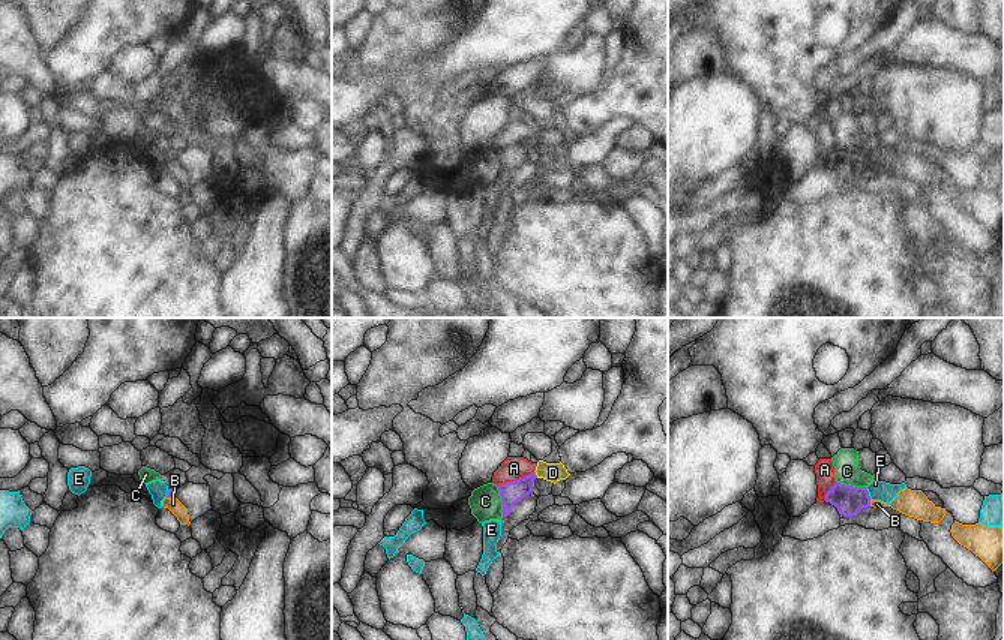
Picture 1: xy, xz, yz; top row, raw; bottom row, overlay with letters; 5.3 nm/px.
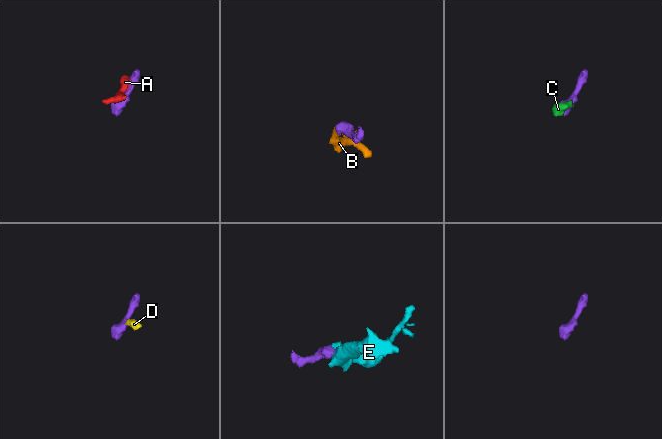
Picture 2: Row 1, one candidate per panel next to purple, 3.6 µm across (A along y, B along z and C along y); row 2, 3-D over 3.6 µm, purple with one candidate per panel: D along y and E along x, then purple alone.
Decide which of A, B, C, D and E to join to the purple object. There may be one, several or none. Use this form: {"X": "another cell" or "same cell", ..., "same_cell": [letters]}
{"A": "another cell", "B": "another cell", "C": "another cell", "D": "another cell", "E": "another cell", "same_cell": []}

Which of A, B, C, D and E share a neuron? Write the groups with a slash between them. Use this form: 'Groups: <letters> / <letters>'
Groups: A C D / B / E

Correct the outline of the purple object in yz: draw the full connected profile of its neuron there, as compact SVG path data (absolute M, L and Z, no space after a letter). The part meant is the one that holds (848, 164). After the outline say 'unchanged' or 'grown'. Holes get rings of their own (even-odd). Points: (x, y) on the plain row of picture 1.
M836 145L827 156L825 166L834 169L840 180L852 181L870 171L870 160L866 151L852 151Z | unchanged

